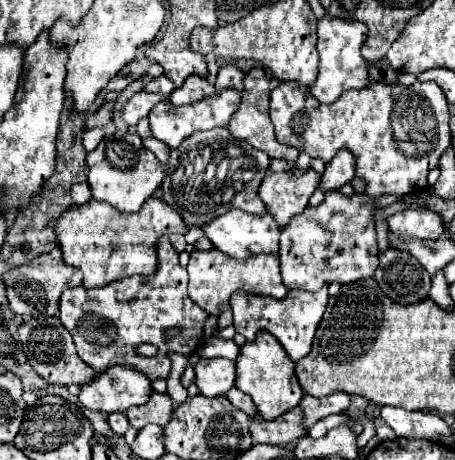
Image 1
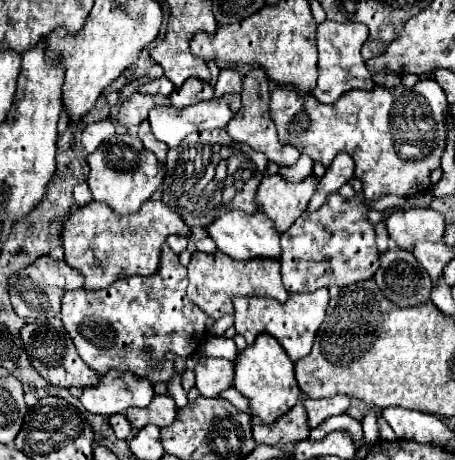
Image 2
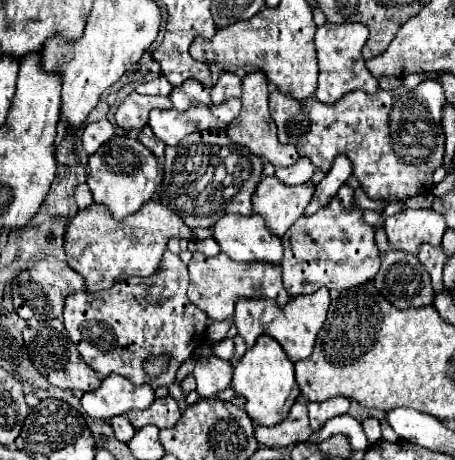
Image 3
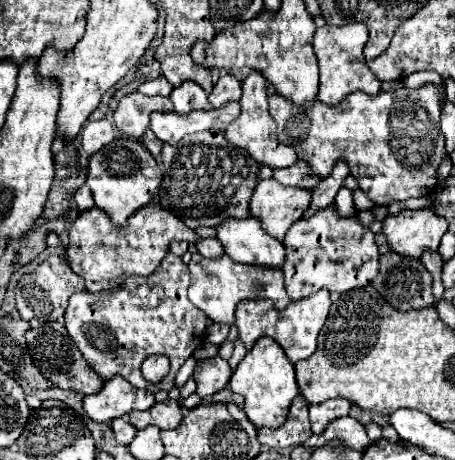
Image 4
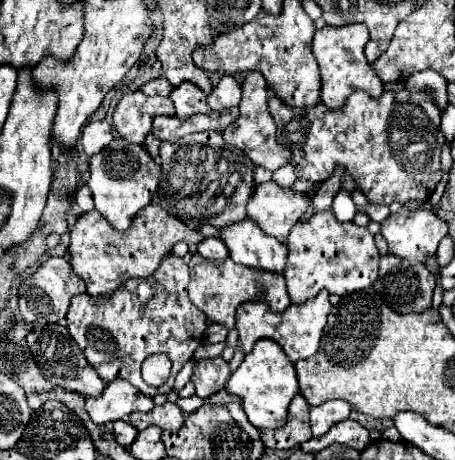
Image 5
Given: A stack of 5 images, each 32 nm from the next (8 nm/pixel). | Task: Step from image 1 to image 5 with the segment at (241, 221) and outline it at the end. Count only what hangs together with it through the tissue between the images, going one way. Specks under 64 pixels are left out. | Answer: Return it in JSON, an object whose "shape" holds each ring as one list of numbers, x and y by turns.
{"shape":[[248,218,222,228,220,238,226,242,230,258,236,264,274,274,282,274,286,268,288,248,278,240,272,240,272,236,260,232,260,228]]}

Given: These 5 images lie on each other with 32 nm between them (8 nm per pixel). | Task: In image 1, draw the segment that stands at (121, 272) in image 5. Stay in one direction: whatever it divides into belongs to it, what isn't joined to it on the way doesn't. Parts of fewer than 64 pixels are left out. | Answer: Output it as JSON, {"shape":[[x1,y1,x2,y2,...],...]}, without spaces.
{"shape":[[148,198,140,212,122,214,110,204,90,200,82,206,72,206,56,224,56,234,64,252,64,262,76,266,84,274,84,288,102,288,114,280,156,272,156,248,166,234,186,234,188,226,180,214,160,198]]}

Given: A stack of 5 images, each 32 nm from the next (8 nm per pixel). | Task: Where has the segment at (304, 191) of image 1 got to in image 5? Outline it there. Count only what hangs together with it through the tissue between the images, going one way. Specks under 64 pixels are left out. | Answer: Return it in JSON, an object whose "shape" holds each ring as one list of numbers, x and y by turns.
{"shape":[[262,182,254,194,252,200,248,202,248,218,254,220,262,232,278,238,280,242,286,242,290,228,300,220,300,216,306,212,310,206,310,200,304,194,296,194,290,188,280,188,276,182]]}

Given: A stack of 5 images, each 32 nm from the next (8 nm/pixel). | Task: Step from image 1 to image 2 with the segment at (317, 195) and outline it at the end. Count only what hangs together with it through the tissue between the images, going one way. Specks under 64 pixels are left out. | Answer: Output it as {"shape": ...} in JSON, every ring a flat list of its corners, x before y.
{"shape":[[344,152,338,154,330,164,330,168,326,170,324,178,318,182,318,188,308,204,308,210,318,210,326,202,328,194,338,192,338,188,344,186,352,176,354,176,354,160]]}

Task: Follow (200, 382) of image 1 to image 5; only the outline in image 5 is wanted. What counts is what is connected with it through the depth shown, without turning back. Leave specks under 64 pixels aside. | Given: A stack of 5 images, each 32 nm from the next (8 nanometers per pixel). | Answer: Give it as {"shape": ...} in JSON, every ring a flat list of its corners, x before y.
{"shape":[[220,356,198,360,194,366,194,374,192,374,192,382,196,386,196,396,200,396,200,398,212,396,214,392,224,388,228,378,230,378,230,366]]}

